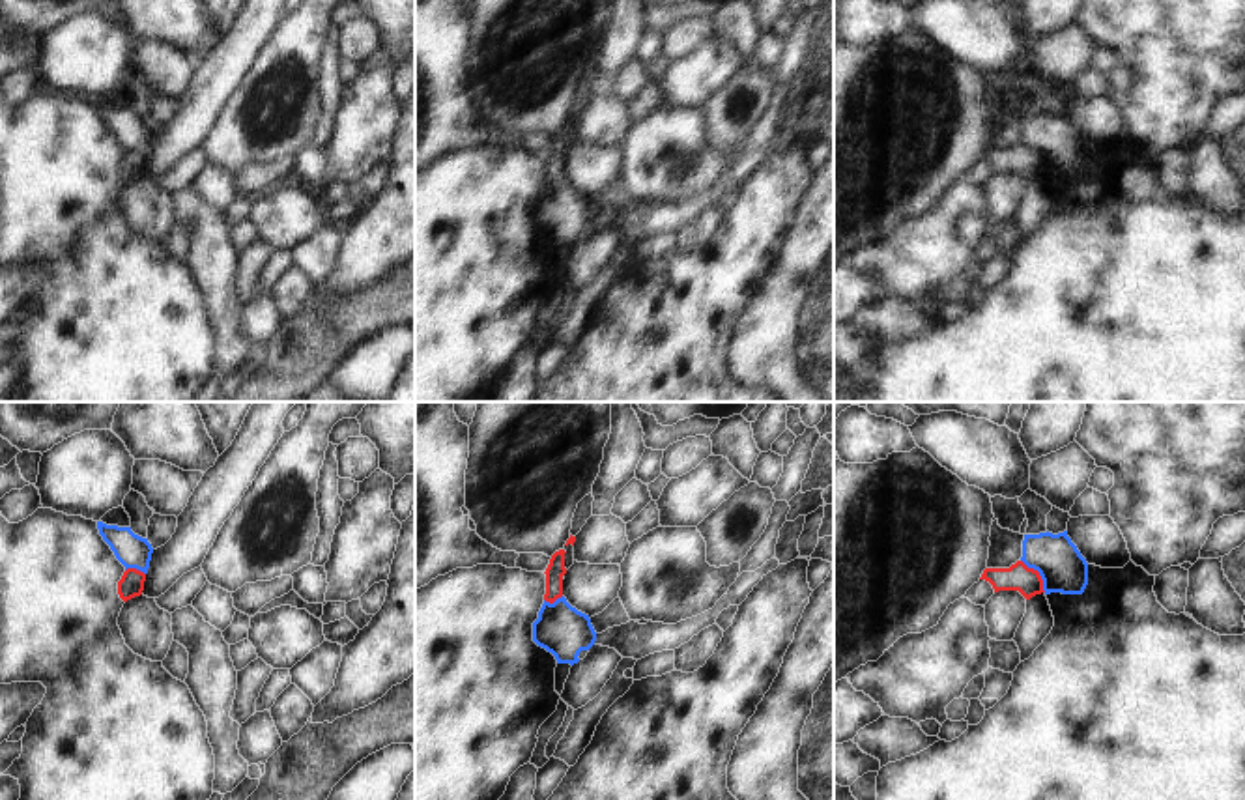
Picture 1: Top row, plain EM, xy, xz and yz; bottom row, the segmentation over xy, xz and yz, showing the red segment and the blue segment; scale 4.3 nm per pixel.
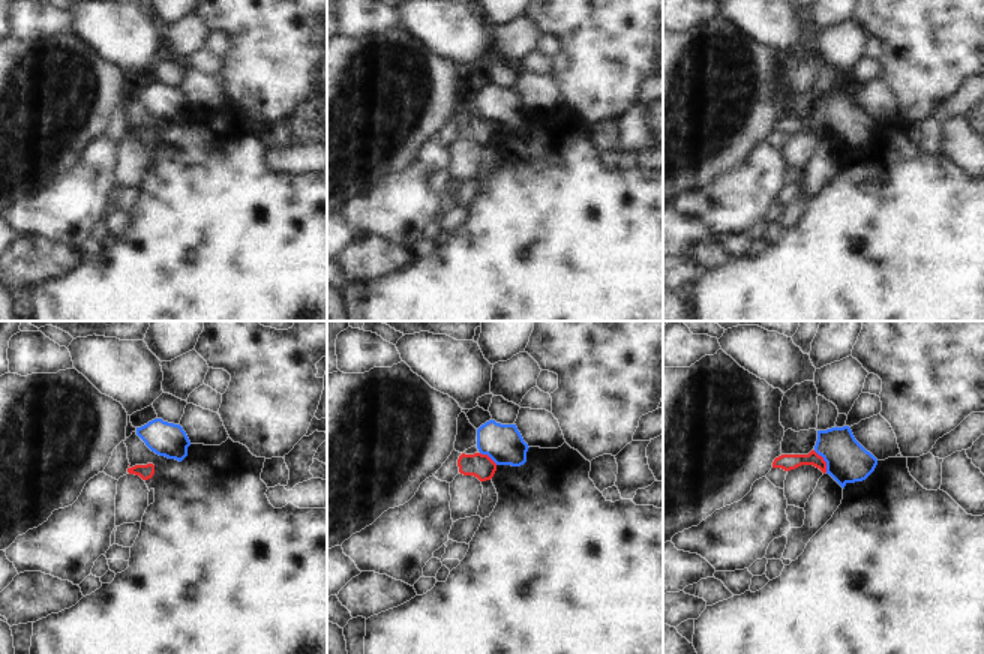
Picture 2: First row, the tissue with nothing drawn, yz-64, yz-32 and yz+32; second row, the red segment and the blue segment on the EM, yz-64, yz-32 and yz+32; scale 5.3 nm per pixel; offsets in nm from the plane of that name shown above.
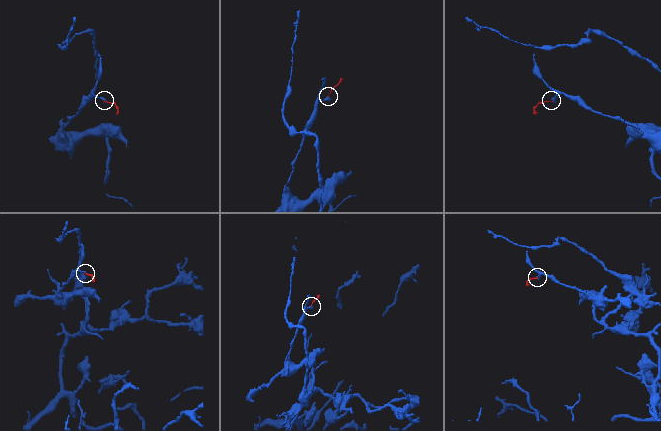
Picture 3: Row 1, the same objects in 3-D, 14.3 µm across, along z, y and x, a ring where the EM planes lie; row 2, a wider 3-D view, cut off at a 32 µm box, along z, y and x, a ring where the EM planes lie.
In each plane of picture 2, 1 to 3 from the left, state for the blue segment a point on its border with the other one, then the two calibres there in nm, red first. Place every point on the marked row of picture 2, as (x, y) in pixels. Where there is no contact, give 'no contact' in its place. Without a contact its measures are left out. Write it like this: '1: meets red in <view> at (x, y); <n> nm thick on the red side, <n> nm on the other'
1: no contact
2: meets red in yz-32 at (488, 456); 130 nm thick on the red side, 200 nm on the other
3: meets red in yz+32 at (824, 461); 90 nm thick on the red side, 220 nm on the other

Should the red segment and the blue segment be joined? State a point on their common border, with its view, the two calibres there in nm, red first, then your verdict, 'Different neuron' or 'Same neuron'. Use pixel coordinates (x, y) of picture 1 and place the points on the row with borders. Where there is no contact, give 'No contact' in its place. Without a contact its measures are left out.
Touches red at yz (1038, 574). Thickness 120 nm (red) against 200 nm. Different neuron.

